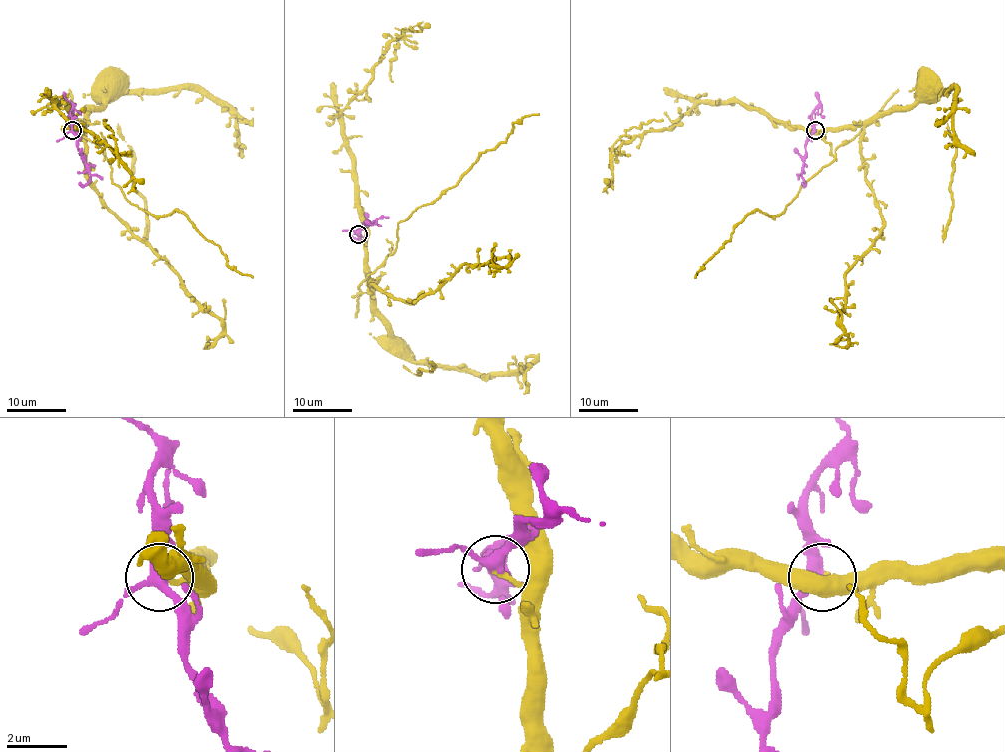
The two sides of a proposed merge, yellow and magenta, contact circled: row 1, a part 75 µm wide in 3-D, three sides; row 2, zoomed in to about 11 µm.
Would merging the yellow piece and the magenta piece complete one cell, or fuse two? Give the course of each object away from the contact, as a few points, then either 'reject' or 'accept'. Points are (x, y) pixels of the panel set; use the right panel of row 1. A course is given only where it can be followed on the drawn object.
yellow via (815, 129), (859, 126), (862, 132), (805, 181), (784, 210), (772, 216), (752, 210), (694, 277) | magenta via (815, 131), (805, 147), (802, 173), (805, 185), (802, 182) | reject

